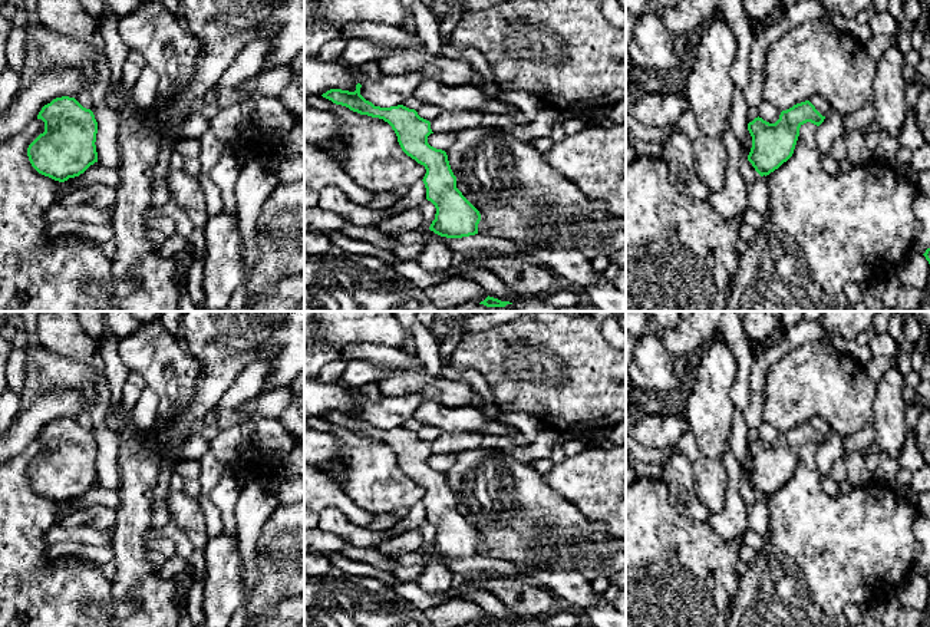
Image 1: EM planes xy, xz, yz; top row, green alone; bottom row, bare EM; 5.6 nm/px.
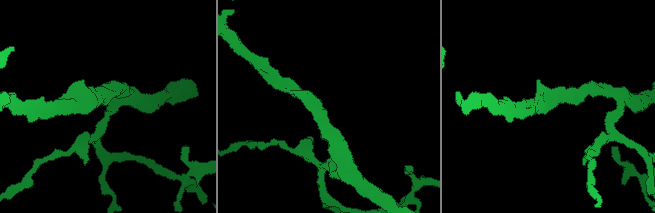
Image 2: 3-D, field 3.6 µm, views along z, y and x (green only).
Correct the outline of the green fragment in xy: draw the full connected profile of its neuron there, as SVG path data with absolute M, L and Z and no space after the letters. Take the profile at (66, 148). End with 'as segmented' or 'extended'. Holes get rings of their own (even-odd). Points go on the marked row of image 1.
M75 98L53 99L37 119L44 122L44 132L29 145L27 156L39 174L65 182L98 162L98 122Z | as segmented

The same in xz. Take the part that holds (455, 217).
M357 83L354 92L330 89L321 96L360 115L388 122L395 131L402 151L425 166L426 174L422 181L426 188L426 199L436 208L431 231L446 238L478 234L479 211L456 188L456 176L451 169L446 152L428 143L428 136L433 133L431 122L403 105L375 106L360 95L360 88L362 85Z | as segmented

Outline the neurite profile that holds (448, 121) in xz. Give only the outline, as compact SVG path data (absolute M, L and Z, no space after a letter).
M442 110L433 121L431 129L433 133L455 132L475 129L482 126L484 113L481 110Z

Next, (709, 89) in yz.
M716 17L703 27L693 70L683 90L687 109L699 128L712 138L720 139L729 131L735 90L731 69L736 53L736 37L723 17Z

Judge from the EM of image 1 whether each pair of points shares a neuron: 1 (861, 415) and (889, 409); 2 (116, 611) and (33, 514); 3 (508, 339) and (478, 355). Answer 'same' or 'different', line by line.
1: different
2: same
3: same

